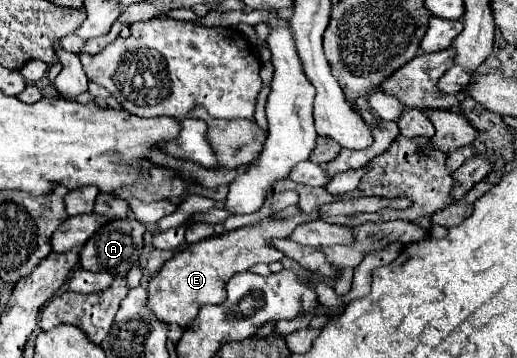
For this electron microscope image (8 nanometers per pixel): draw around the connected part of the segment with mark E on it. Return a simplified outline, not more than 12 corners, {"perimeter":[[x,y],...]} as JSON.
{"perimeter":[[317,213],[187,245],[147,287],[147,309],[187,329],[235,273],[279,261],[271,239]]}

